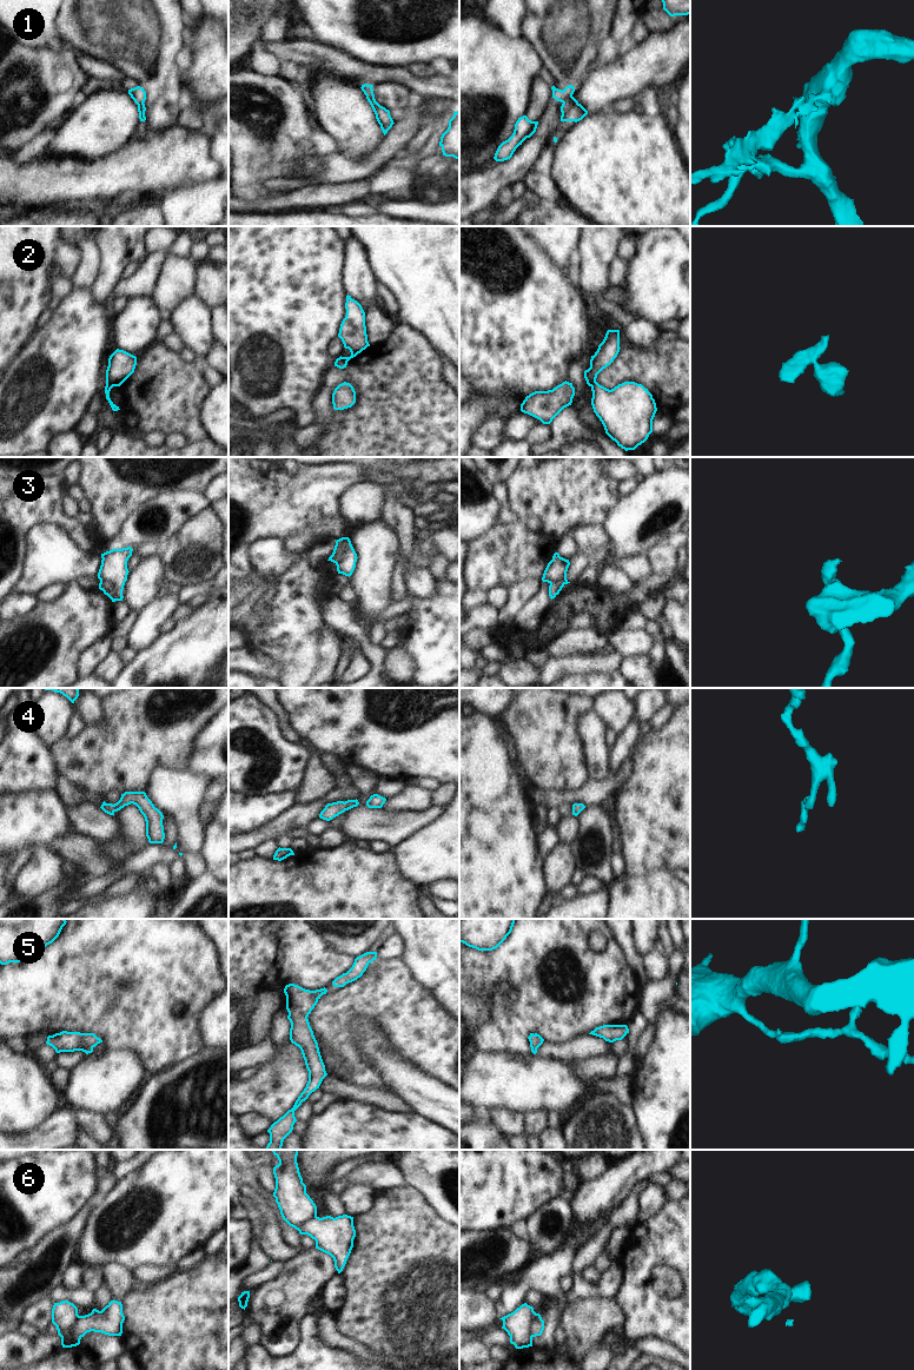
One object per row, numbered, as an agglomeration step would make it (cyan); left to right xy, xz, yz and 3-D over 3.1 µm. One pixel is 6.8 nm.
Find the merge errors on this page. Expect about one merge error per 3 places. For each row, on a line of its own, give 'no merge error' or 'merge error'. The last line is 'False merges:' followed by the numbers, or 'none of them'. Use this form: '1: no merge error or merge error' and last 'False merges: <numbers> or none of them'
1: merge error
2: merge error
3: merge error
4: no merge error
5: no merge error
6: merge error
False merges: 1, 2, 3, 6

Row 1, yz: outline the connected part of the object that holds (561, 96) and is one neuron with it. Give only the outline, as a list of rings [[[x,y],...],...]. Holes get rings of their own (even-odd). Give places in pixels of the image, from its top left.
[[[571,85],[567,86],[563,91],[556,88],[555,86],[552,86],[551,90],[552,90],[552,98],[561,102],[564,102],[567,99],[572,97],[575,92],[575,87]]]

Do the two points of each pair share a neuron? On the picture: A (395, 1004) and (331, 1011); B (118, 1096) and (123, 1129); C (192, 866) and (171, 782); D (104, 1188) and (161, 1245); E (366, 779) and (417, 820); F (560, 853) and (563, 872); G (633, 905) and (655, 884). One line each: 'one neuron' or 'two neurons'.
A: one neuron
B: two neurons
C: two neurons
D: two neurons
E: one neuron
F: one neuron
G: one neuron

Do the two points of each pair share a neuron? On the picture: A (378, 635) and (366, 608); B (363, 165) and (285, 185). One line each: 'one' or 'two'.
A: one
B: one

